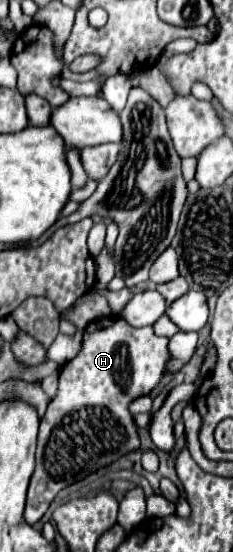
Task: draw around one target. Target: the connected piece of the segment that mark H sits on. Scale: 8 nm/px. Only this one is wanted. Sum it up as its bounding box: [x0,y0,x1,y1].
[24,316,168,524]

